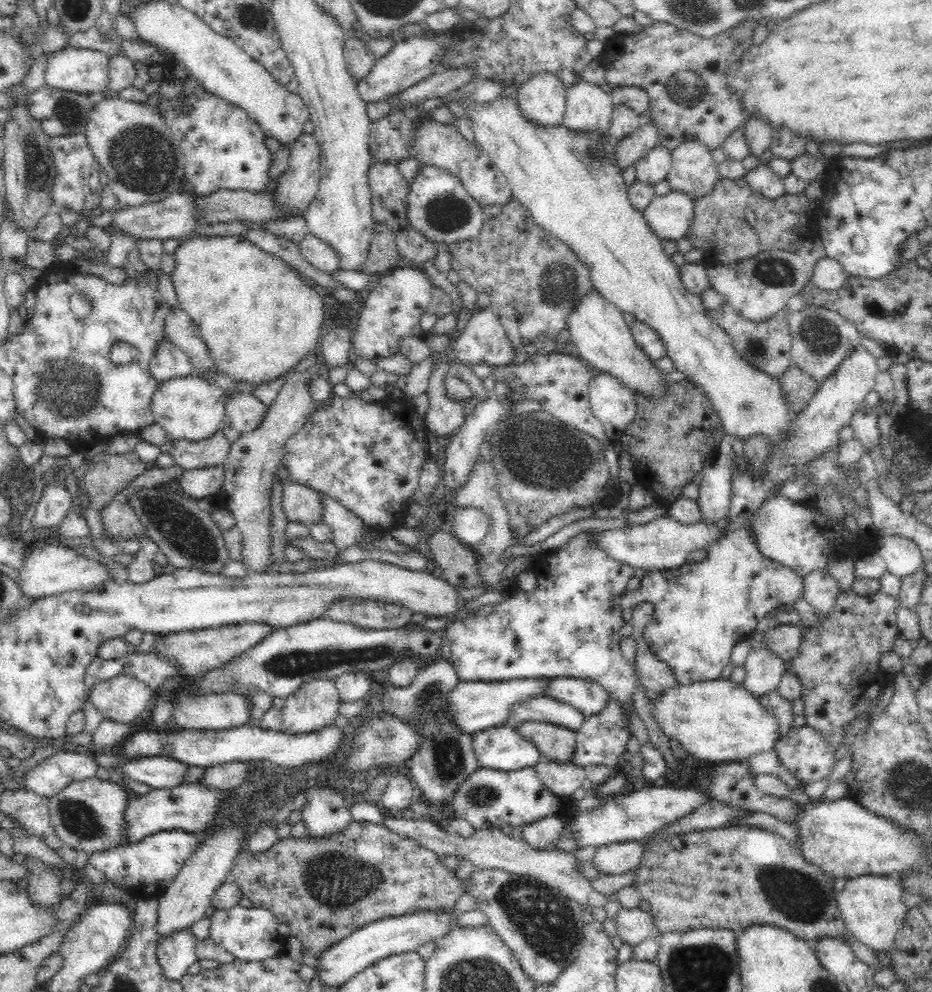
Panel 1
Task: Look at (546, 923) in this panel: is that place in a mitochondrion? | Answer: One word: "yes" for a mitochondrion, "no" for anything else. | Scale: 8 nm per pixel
yes

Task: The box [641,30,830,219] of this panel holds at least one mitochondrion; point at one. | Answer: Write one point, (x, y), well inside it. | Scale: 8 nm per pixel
(687, 86)

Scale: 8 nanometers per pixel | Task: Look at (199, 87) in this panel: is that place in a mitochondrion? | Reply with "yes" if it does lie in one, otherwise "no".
no

